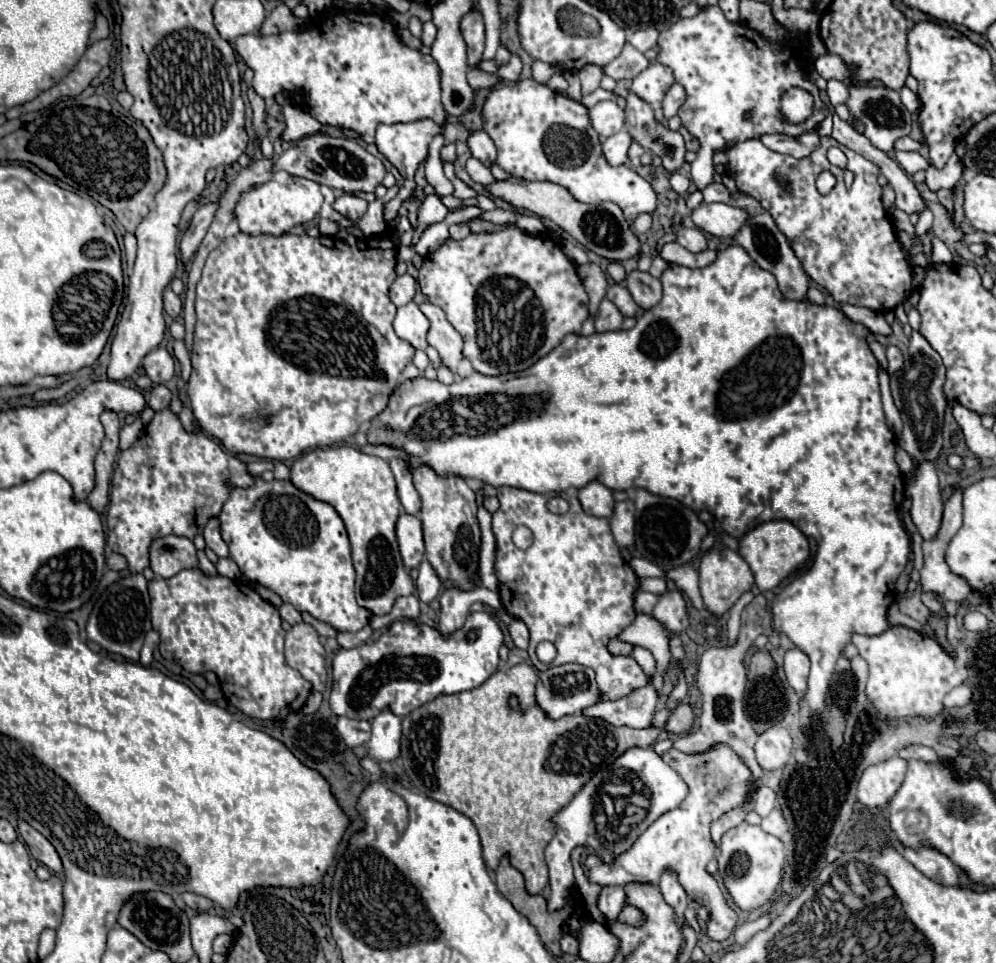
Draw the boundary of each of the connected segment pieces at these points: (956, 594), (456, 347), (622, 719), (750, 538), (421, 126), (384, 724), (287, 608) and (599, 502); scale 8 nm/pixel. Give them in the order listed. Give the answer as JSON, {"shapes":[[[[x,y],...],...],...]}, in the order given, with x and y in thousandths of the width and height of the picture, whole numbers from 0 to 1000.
{"shapes":[[[[940,556],[938,560],[926,564],[928,589],[924,593],[924,610],[928,616],[942,616],[952,624],[966,626],[976,616],[976,610],[972,607],[972,603],[968,603],[968,599],[958,597],[952,591],[948,574],[954,560],[956,556]]],[[[426,313],[426,315],[422,315],[422,323],[432,333],[430,356],[440,362],[446,379],[450,379],[454,385],[458,385],[460,377],[464,375],[464,350],[462,350],[462,346],[450,335],[450,331],[442,319]]],[[[651,709],[647,715],[639,715],[639,720],[633,720],[622,728],[602,728],[594,732],[588,736],[588,742],[606,747],[618,755],[629,753],[635,757],[649,757],[655,755],[659,730],[661,720],[655,709]]],[[[771,541],[743,560],[743,576],[753,587],[763,614],[773,614],[811,585],[813,564],[809,556],[803,553],[803,549],[799,549],[793,541]]],[[[434,124],[398,130],[380,130],[378,153],[392,165],[392,169],[402,178],[402,182],[410,186],[416,184],[418,173],[426,169],[430,161],[430,148],[440,138],[442,132]]],[[[384,736],[373,747],[373,767],[369,772],[369,786],[378,790],[394,790],[402,782],[402,745],[394,736]]],[[[285,626],[285,628],[281,630],[281,639],[283,639],[283,643],[287,643],[291,649],[297,649],[297,647],[303,645],[301,637],[299,637],[291,626]]],[[[592,499],[586,504],[584,510],[580,510],[580,518],[584,522],[584,529],[596,537],[612,537],[616,531],[614,510],[602,499]]]]}

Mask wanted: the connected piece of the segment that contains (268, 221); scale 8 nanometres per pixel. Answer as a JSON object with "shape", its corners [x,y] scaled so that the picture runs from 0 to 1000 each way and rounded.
{"shape":[[[289,184],[287,190],[269,188],[261,194],[253,194],[251,198],[243,200],[237,215],[235,215],[235,227],[243,242],[249,244],[283,244],[289,242],[297,234],[311,232],[323,215],[323,200],[321,192],[305,186],[305,184]]]}

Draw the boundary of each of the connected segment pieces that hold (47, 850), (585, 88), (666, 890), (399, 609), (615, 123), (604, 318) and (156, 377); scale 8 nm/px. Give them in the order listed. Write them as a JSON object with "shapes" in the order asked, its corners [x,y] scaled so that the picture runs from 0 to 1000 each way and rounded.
{"shapes":[[[[18,853],[18,865],[20,865],[22,873],[26,875],[26,880],[32,886],[32,890],[38,896],[46,898],[54,907],[62,907],[64,904],[62,902],[62,894],[60,894],[56,882],[50,877],[50,873],[42,865],[38,865],[36,861],[32,861],[26,853]]],[[[588,67],[586,72],[580,74],[580,80],[584,84],[584,97],[592,97],[602,90],[602,82],[606,80],[606,74],[600,67]]],[[[669,902],[667,909],[663,911],[661,919],[663,919],[663,925],[665,925],[669,938],[673,942],[677,942],[679,952],[685,954],[689,940],[691,940],[691,929],[687,927],[687,921],[683,919],[683,915],[679,915],[679,907],[675,907],[675,902]]],[[[410,618],[410,620],[400,620],[398,622],[398,628],[394,632],[394,641],[396,643],[418,643],[422,637],[420,632],[420,622],[416,618]]],[[[602,105],[592,113],[592,126],[602,144],[608,144],[627,134],[627,115],[616,105]]],[[[606,310],[602,315],[602,321],[598,325],[598,344],[606,346],[606,344],[618,344],[624,342],[624,325],[618,321],[618,317],[610,310]]],[[[165,360],[153,362],[153,367],[149,367],[145,371],[143,379],[145,379],[145,385],[155,400],[167,398],[175,391],[175,371]]]]}

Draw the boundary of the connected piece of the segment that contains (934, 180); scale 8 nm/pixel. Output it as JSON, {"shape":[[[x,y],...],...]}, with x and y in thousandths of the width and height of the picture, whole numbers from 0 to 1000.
{"shape":[[[956,159],[956,163],[952,165],[952,169],[946,175],[940,175],[938,171],[934,171],[930,175],[930,192],[934,198],[942,198],[942,196],[956,196],[960,192],[960,188],[966,182],[966,167],[962,165],[960,159]]]}

